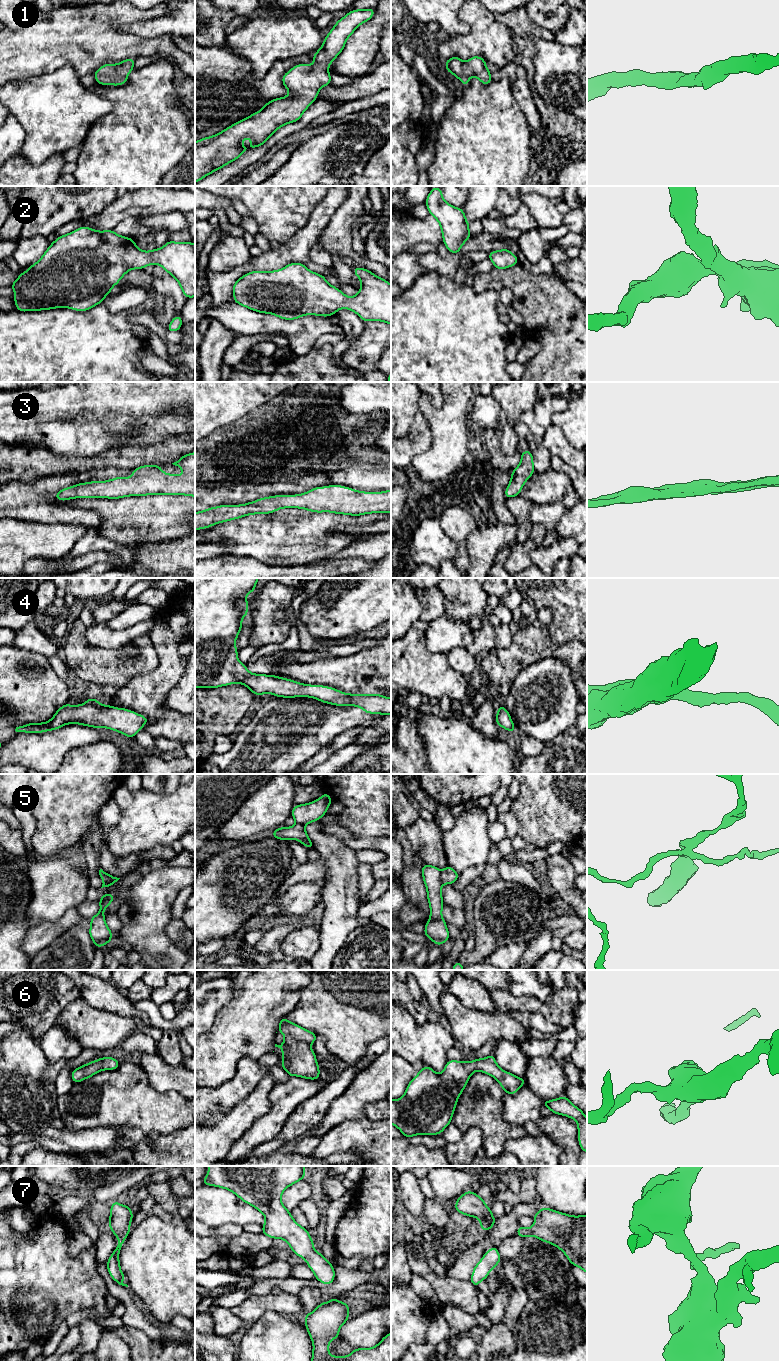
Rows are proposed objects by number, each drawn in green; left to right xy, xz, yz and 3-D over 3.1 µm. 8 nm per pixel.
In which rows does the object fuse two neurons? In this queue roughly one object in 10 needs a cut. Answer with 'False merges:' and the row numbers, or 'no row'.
False merges: 5

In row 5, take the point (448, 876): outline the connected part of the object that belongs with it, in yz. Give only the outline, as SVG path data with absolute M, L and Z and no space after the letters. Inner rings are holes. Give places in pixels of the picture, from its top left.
M449 865L441 871L441 882L442 884L453 884L459 878L459 874Z

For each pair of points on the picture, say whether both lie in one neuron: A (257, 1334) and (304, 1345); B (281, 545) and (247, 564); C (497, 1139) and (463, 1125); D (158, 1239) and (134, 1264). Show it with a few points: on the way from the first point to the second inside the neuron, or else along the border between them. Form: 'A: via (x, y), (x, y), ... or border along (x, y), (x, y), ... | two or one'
A: via (269, 1345), (292, 1345) | one
B: border along (232, 555), (249, 556), (264, 563), (278, 565) | two
C: via (489, 1131), (480, 1122), (471, 1122) | one
D: via (153, 1245), (140, 1258) | one

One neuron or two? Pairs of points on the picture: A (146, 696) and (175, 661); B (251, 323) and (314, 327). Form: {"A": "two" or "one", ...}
{"A": "one", "B": "one"}

